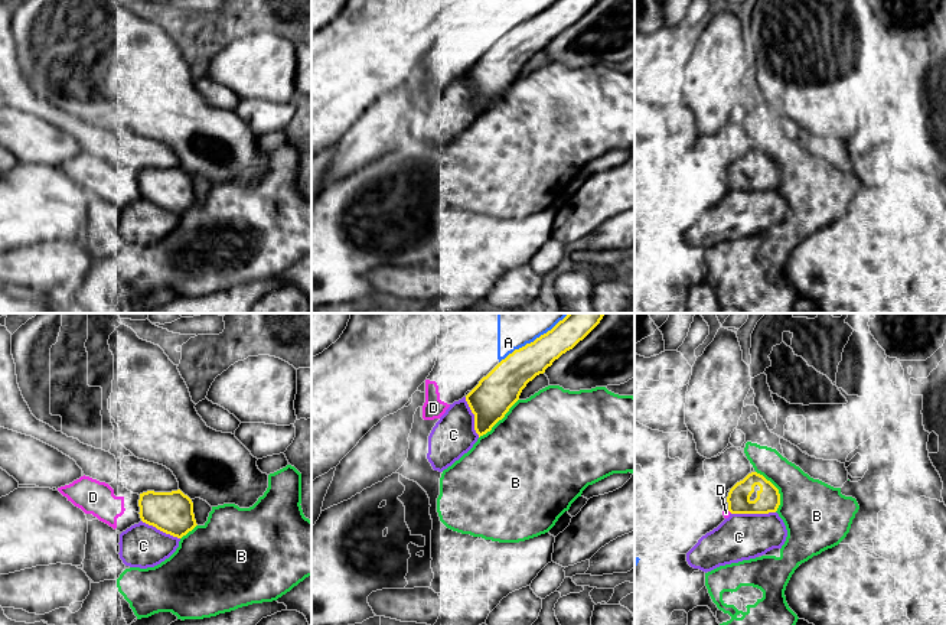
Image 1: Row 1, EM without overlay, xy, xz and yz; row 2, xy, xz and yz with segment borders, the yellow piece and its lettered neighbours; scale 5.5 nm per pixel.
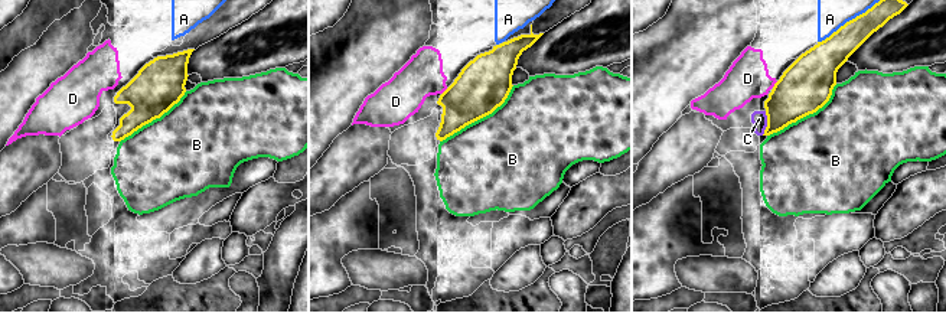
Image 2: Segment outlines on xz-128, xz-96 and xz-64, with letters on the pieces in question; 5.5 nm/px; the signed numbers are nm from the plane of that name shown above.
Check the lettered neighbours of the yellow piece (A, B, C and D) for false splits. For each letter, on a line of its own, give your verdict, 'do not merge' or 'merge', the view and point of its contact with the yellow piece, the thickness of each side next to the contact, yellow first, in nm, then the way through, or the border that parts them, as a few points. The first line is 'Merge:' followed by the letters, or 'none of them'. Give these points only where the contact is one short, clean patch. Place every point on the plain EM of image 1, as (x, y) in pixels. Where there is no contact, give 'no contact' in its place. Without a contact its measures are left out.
Merge: D
A: do not merge; meets yellow in xz at (528, 20); 200 nm thick on the yellow side, 150 nm on the other
B: do not merge; meets yellow in yz at (777, 166); 130 nm thick on the yellow side, 360 nm on the other
C: do not merge; meets yellow in yz at (753, 189); 130 nm thick on the yellow side, 260 nm on the other
D: merge; meets yellow in yz at (730, 188); 130 nm thick on the yellow side, 50 nm on the other

